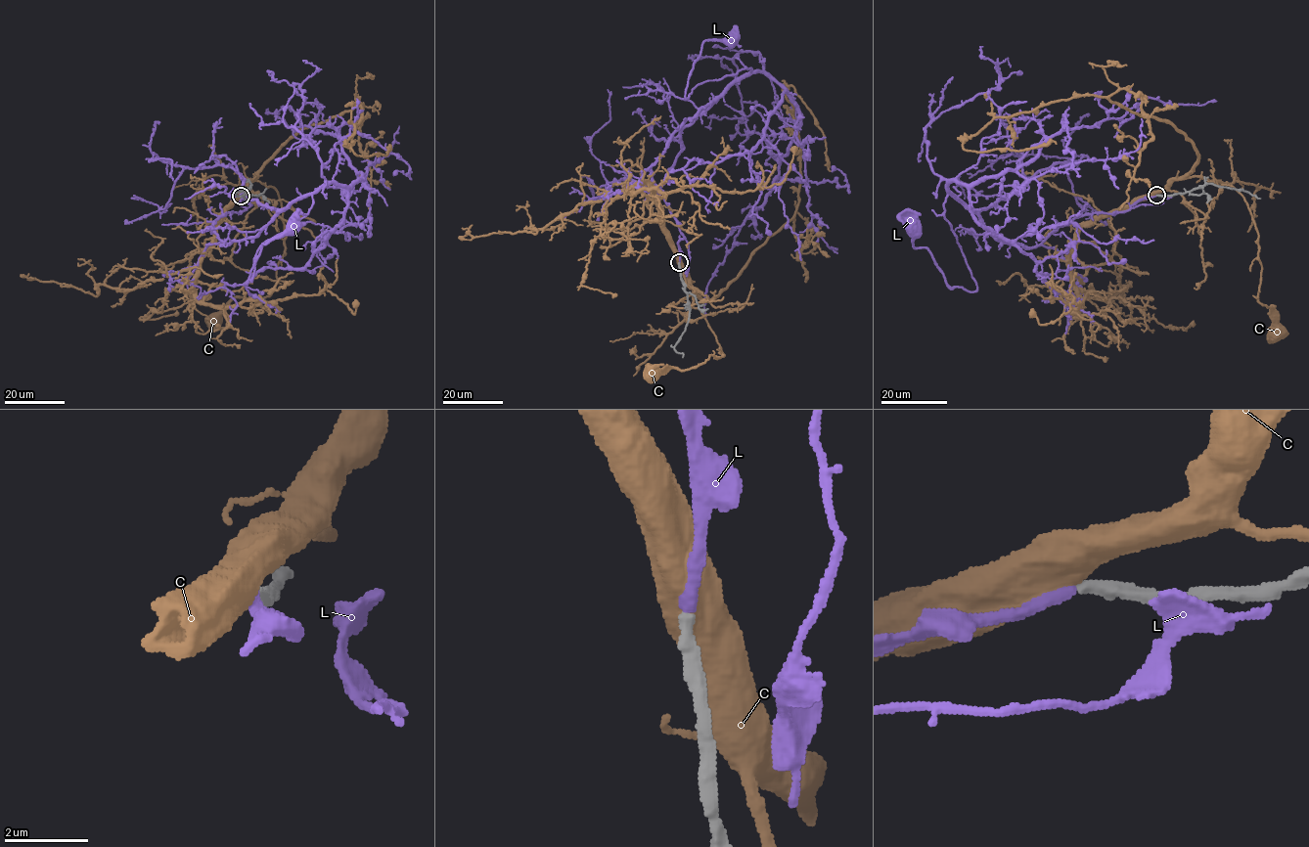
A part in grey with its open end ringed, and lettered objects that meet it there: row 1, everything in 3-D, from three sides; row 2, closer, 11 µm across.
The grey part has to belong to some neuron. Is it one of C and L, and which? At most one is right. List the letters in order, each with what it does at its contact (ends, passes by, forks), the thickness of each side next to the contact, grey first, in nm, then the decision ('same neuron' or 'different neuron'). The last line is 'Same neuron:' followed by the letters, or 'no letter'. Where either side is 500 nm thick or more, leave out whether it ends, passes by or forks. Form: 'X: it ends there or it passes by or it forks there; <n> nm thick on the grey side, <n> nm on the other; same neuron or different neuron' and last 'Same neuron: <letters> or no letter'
C: 340 nm thick on the grey side, 800 nm on the other; different neuron
L: it ends there; 360 nm thick on the grey side, 300 nm on the other; same neuron
Same neuron: L

